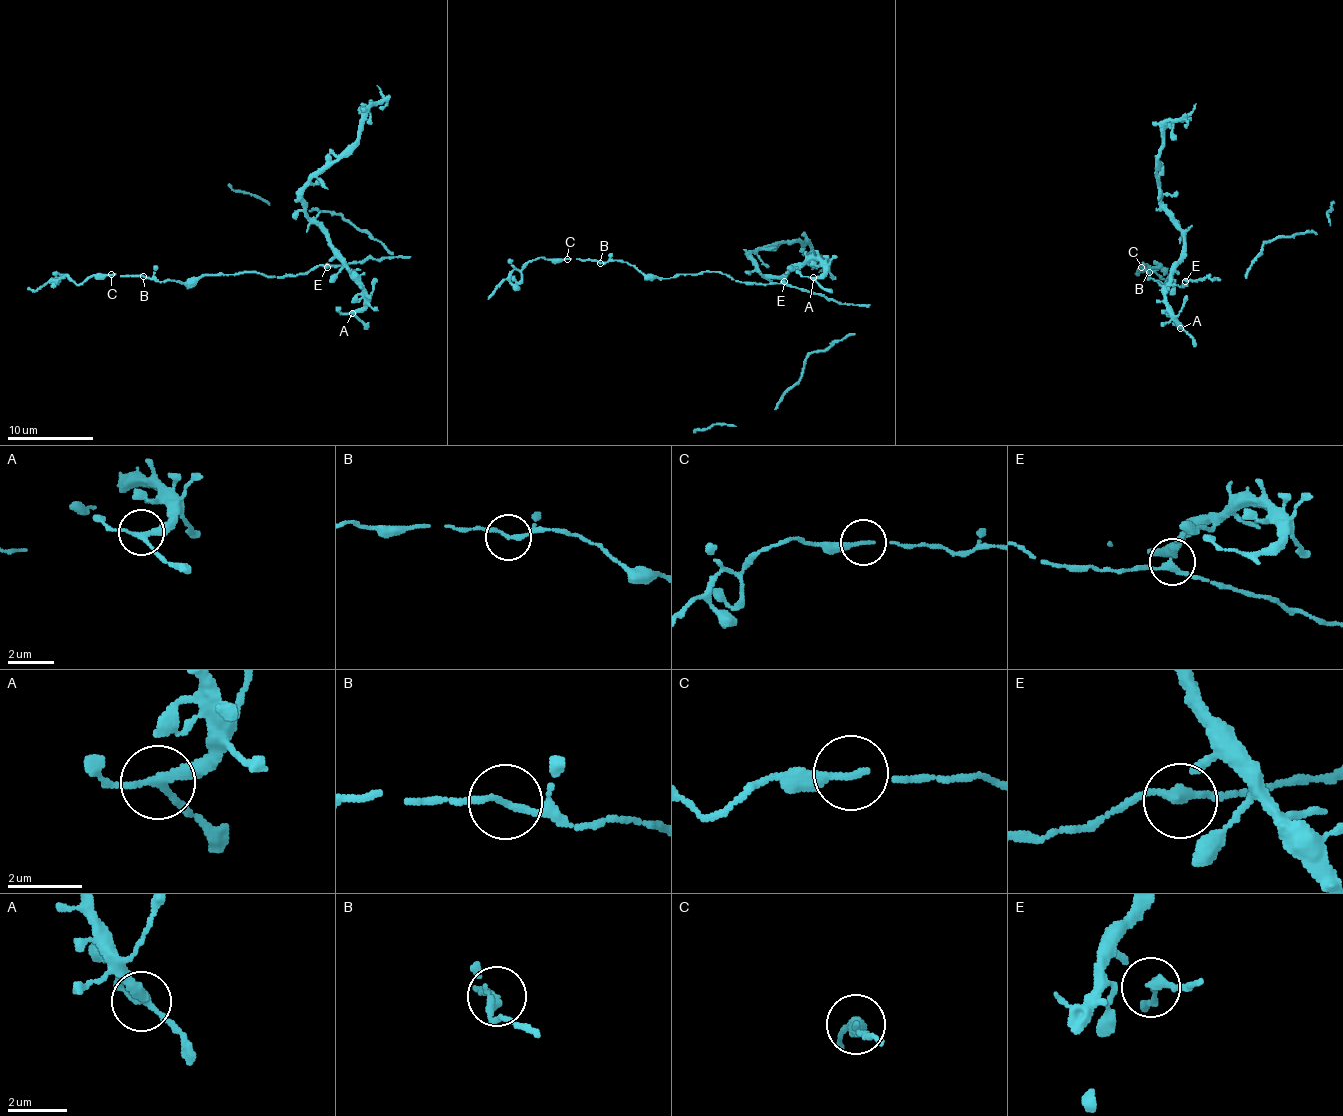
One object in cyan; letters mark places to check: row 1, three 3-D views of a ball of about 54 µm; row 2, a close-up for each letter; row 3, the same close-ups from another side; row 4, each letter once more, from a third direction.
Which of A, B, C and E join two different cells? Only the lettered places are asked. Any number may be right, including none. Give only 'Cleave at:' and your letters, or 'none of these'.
Cleave at: none of these

